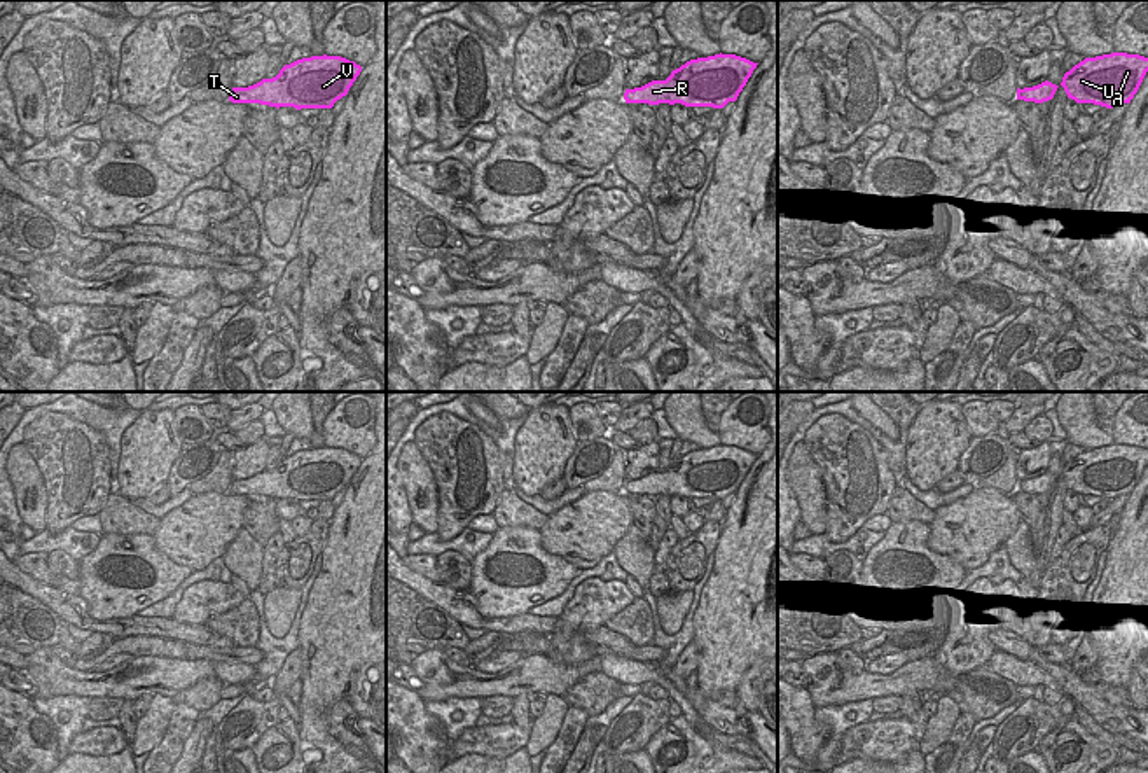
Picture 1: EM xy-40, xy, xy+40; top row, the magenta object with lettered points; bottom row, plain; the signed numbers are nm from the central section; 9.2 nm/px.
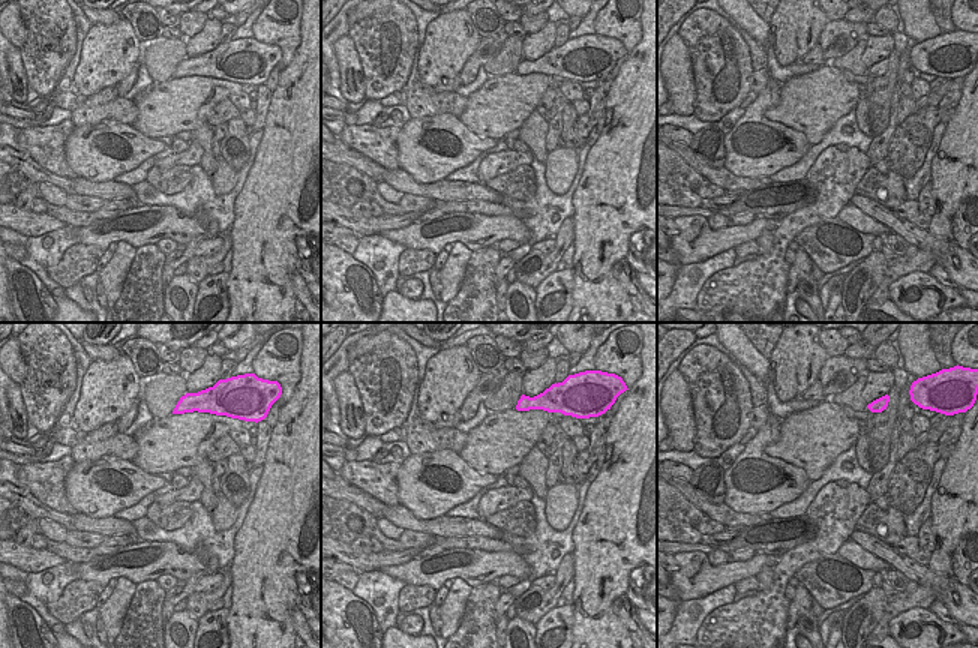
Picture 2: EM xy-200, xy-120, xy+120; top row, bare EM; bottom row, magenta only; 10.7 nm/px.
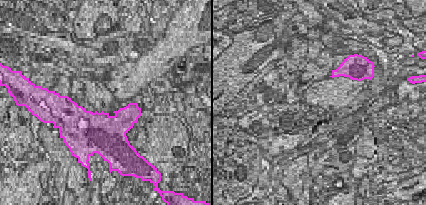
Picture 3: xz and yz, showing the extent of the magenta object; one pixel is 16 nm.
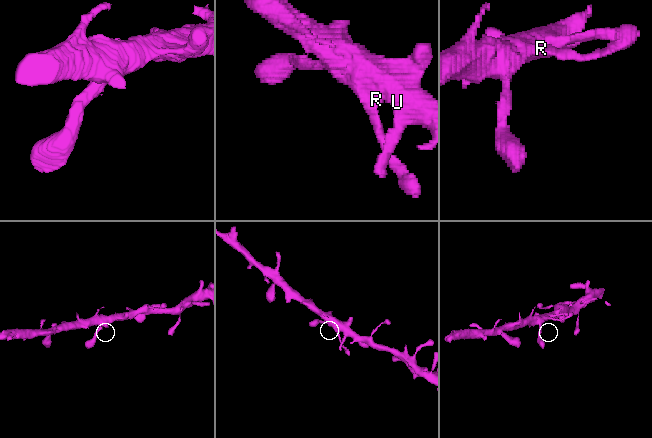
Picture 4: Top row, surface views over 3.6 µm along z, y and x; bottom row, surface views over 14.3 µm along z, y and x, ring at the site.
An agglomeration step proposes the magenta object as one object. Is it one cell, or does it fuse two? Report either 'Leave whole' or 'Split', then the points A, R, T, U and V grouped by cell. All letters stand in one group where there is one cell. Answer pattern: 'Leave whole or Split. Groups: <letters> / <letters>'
Leave whole. Groups: A R T U V

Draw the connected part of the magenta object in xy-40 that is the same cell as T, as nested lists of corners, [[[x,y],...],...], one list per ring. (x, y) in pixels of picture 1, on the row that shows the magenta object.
[[[311,56],[285,65],[273,79],[232,87],[229,101],[269,107],[332,108],[348,94],[362,66],[341,56]]]

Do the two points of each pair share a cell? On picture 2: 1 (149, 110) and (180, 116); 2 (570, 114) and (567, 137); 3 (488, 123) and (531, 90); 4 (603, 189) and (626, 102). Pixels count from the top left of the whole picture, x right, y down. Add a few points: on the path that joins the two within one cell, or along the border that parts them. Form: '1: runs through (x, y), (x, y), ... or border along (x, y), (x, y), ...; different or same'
1: runs through (156, 110), (173, 110); same
2: runs through (569, 120), (569, 131); same
3: runs through (498, 113), (521, 93); same
4: runs through (624, 168), (627, 165), (627, 123); same

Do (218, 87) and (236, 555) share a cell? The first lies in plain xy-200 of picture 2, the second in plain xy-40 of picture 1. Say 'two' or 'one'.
two

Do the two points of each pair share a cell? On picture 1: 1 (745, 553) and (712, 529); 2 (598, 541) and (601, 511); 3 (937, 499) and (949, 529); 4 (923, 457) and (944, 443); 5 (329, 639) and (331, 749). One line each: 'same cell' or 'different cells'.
1: different cells
2: same cell
3: different cells
4: same cell
5: same cell

